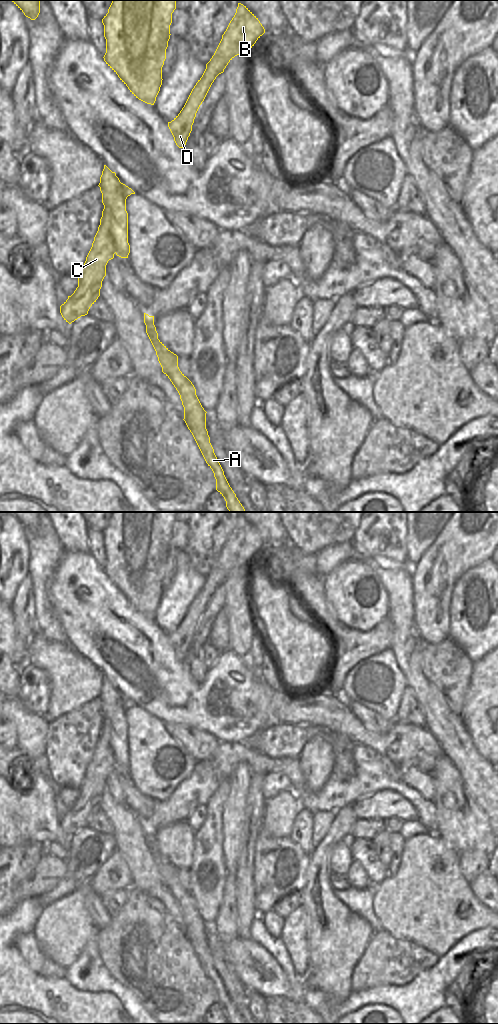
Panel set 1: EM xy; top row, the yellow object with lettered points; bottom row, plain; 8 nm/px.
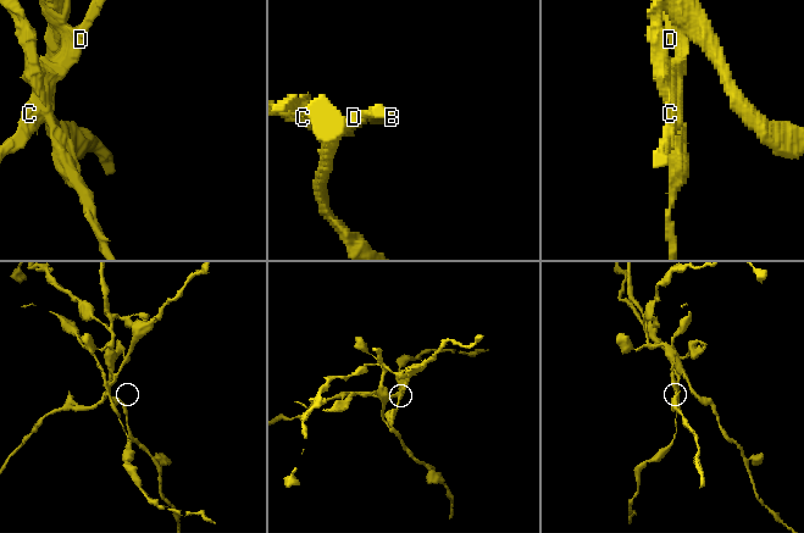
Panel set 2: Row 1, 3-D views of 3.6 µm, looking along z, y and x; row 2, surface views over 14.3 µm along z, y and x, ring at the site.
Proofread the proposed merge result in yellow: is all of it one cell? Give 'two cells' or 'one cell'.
two cells

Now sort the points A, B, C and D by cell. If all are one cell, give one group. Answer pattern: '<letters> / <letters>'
A / B C D

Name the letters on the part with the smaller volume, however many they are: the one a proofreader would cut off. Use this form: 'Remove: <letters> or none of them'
Remove: A

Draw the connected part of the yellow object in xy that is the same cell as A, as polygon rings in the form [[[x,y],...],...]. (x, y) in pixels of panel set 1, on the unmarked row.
[[[144,825],[146,845],[156,863],[162,884],[170,891],[180,907],[184,919],[184,933],[192,945],[206,975],[216,991],[216,1002],[224,1009],[230,1024],[246,1024],[230,999],[224,983],[214,965],[206,941],[206,923],[202,919],[192,894],[180,883],[178,868],[171,864],[159,851],[154,837],[154,828]]]

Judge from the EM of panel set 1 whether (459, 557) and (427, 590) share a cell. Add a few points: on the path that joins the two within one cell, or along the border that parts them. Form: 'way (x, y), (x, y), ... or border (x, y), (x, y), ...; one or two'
way (451, 565), (434, 582); one

